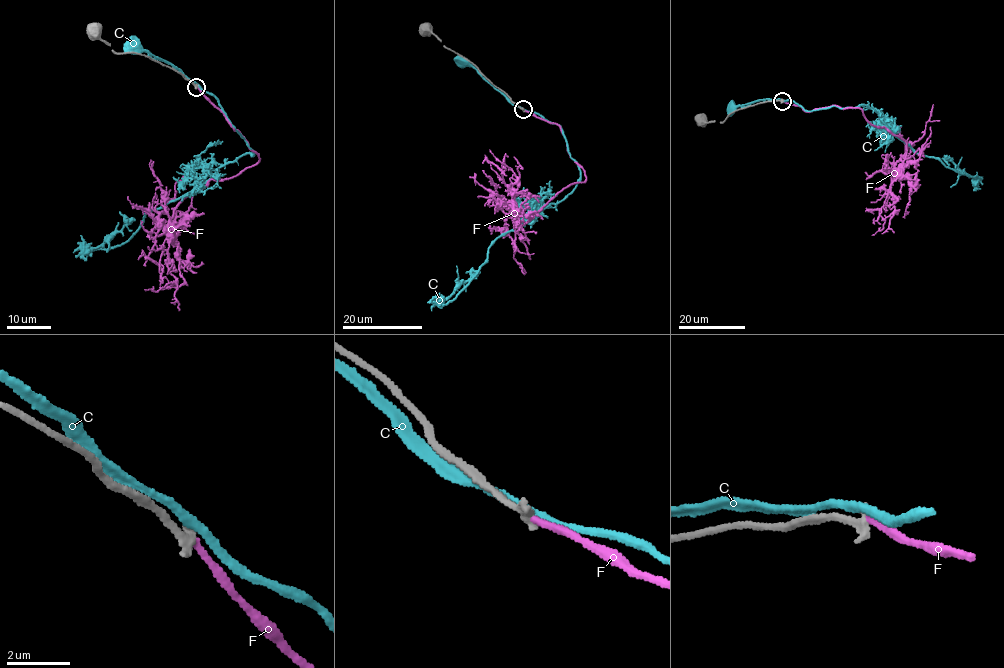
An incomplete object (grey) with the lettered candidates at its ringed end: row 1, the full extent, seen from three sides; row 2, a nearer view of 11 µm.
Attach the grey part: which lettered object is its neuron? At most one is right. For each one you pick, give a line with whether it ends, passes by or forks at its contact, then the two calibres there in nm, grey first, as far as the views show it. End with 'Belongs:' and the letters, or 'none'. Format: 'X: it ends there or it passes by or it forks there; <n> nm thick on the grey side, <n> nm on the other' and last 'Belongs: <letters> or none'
Belongs: none

